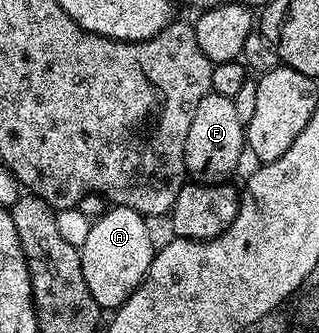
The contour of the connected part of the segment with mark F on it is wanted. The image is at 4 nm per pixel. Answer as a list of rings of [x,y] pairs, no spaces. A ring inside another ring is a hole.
[[[213,91],[200,99],[192,115],[192,127],[188,127],[188,139],[184,139],[184,163],[186,172],[198,183],[226,183],[238,169],[238,160],[246,149],[246,127],[236,115],[233,97],[225,97]]]

